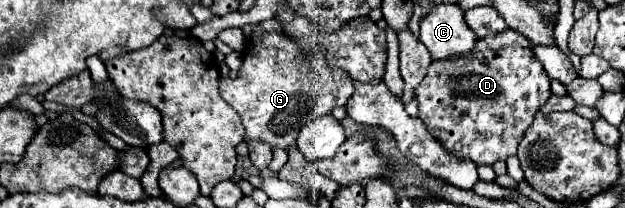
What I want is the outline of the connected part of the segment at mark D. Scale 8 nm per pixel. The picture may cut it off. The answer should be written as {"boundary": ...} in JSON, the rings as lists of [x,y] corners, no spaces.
{"boundary":[[[504,30],[492,38],[478,40],[468,56],[432,62],[428,76],[416,90],[416,100],[420,120],[452,156],[472,160],[478,166],[492,166],[498,160],[516,156],[526,128],[532,124],[534,114],[546,104],[550,94],[550,80],[544,74],[542,64],[532,54],[532,42],[514,30]]]}

